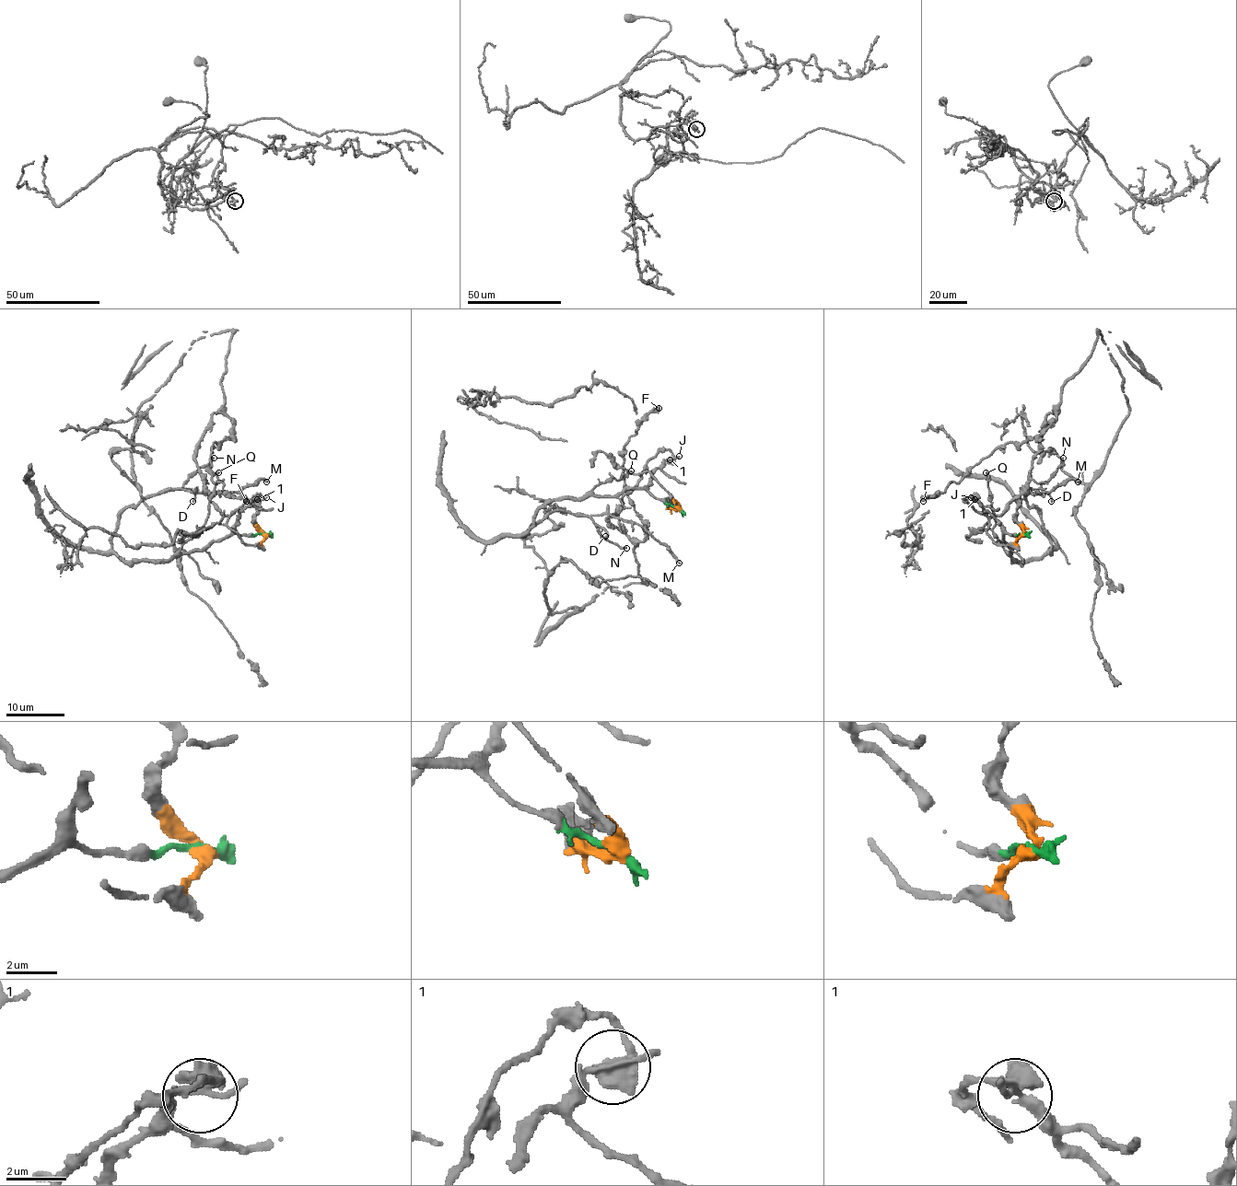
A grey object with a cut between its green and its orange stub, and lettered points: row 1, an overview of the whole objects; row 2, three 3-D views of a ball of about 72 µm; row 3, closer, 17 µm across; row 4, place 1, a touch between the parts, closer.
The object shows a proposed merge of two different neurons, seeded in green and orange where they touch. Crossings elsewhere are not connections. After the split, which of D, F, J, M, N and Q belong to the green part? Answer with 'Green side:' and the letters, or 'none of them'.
Green side: D, J, M, N, Q

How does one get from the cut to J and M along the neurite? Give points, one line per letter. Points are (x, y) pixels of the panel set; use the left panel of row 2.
J: (265, 533), (241, 535), (236, 532), (238, 516), (253, 499), (267, 496)
M: (265, 533), (233, 533), (167, 560), (124, 561), (111, 548), (120, 514), (145, 496), (239, 492), (267, 482)

